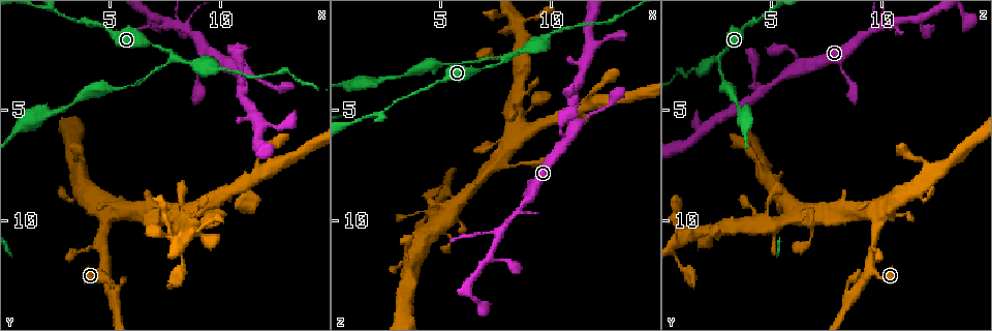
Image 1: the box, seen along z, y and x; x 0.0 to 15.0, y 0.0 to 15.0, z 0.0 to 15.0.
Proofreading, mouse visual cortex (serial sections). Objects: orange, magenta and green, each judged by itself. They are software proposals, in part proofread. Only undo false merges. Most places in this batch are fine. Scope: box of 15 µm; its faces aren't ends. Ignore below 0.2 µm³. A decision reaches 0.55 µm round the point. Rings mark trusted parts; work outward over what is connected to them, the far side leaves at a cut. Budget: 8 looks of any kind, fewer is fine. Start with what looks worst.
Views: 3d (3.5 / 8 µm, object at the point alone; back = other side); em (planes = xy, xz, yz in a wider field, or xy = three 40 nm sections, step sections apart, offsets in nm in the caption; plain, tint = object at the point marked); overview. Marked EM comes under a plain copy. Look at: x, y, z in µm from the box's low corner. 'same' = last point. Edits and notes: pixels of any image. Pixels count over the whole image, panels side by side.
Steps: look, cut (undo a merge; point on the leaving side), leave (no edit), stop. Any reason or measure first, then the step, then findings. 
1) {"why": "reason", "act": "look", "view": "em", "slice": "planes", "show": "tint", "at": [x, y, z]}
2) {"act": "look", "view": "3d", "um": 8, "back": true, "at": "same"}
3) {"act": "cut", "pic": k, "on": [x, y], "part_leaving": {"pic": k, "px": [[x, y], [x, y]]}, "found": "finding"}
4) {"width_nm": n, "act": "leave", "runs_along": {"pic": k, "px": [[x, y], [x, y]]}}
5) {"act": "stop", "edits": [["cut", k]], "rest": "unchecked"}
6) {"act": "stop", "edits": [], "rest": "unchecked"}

{"why": "sharp bend", "act": "look", "view": "em", "slice": "xy", "step": 1, "show": "tint", "at": [8.0, 2.7, 2.6]}

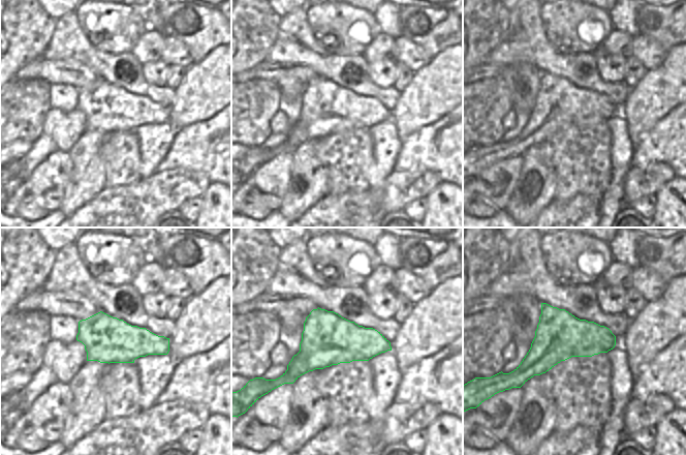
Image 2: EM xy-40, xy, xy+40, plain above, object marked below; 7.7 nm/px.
{"act": "look", "view": "3d", "um": 3.5, "at": "same"}

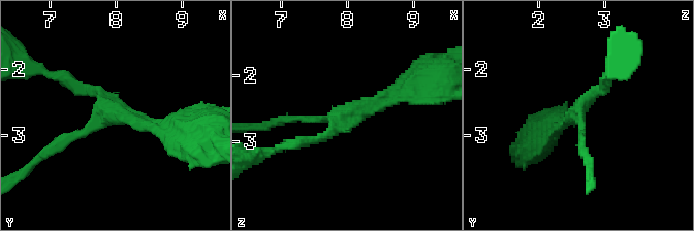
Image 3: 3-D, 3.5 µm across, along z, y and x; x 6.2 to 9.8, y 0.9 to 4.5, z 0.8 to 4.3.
{"act": "leave", "runs_along": {"pic": 3, "px": [[608, 74], [579, 109], [581, 147]]}, "found": "all the same cell"}

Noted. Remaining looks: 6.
{"act": "look", "view": "3d", "um": 3.5, "at": [8.2, 1.2, 9.8]}

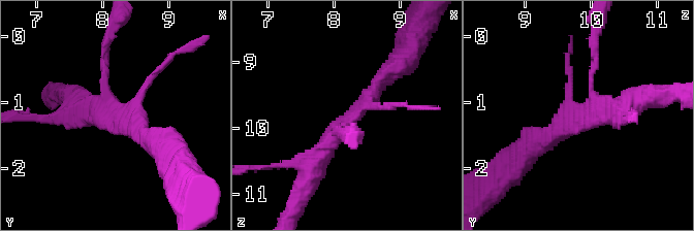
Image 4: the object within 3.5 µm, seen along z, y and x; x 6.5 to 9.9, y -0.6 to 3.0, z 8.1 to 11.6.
{"arms": 4, "arm_widths_nm": [100, 100, 250, 350], "act": "look", "view": "em", "slice": "xy", "step": 3, "show": "tint", "at": [8.25, 1.25, 9.85]}

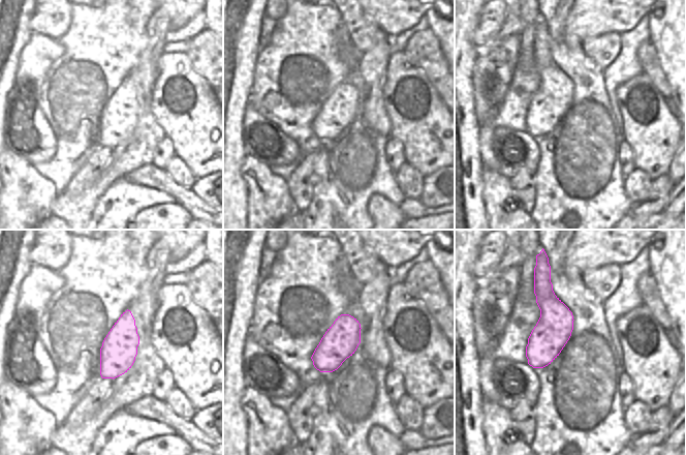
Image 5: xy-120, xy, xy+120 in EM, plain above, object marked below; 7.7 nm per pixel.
{"act": "leave", "runs_along": {"pic": 4, "px": [[389, 71], [333, 132], [311, 172]]}, "found": "one cell here"}

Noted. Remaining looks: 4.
{"why": "thin neck", "act": "look", "view": "3d", "um": 3.5, "at": [10.6, 2.5, 6.3]}

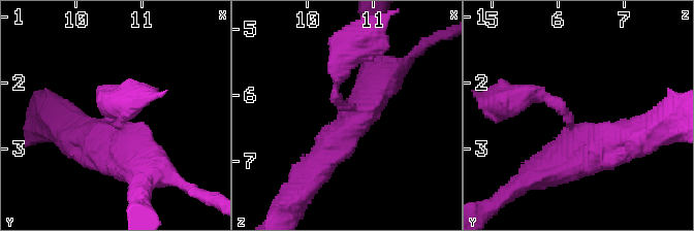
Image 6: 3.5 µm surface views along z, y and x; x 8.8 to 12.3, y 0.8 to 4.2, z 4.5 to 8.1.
{"why": "need the tissue", "act": "look", "view": "em", "slice": "xy", "step": 1, "show": "tint", "at": [10.60, 2.60, 6.20]}

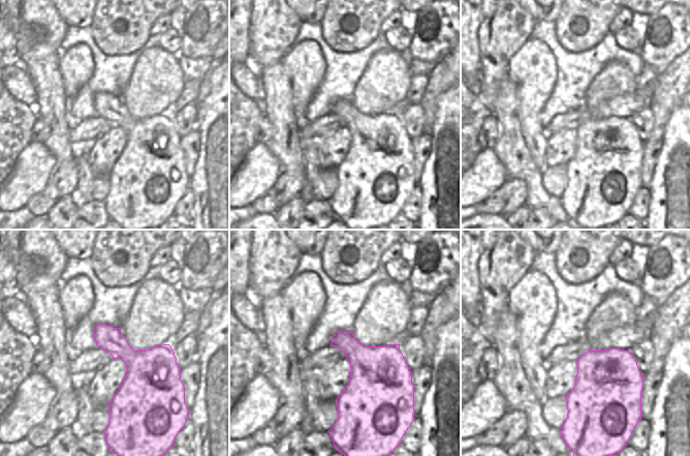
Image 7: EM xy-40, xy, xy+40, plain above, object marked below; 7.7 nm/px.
{"act": "leave", "runs_along": {"pic": 6, "px": [[607, 138], [584, 149], [557, 100], [517, 97]]}, "found": "all the same cell"}

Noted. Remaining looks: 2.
{"act": "stop", "edits": [], "rest": "unchecked"}

